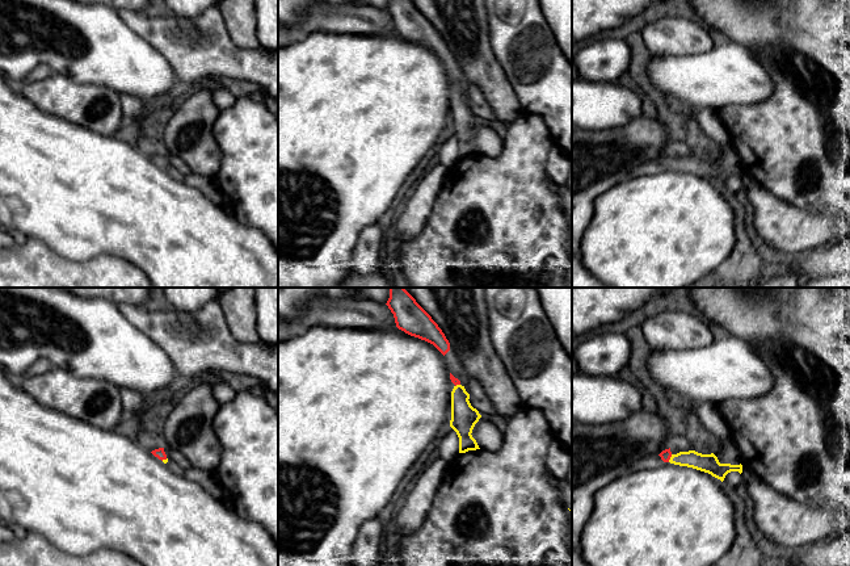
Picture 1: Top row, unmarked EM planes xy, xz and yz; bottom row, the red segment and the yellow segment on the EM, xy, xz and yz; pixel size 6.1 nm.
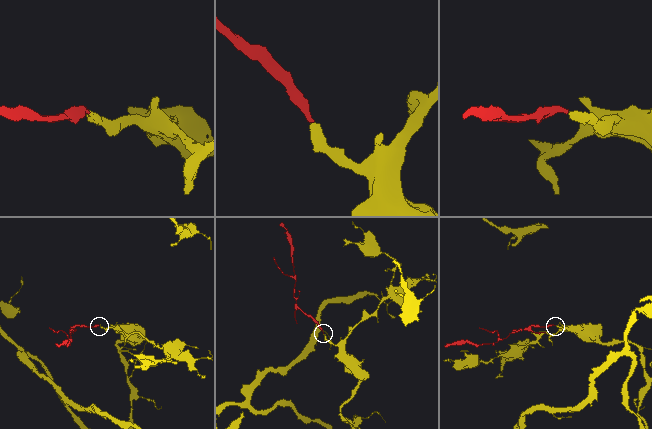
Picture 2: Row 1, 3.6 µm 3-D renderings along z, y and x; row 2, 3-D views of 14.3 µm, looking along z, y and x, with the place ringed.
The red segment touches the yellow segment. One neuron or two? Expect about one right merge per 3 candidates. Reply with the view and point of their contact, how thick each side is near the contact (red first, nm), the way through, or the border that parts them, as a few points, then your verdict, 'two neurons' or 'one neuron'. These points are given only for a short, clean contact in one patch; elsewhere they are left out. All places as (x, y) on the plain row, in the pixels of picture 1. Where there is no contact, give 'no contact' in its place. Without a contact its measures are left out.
meets red in yz at (669, 164); 70 nm thick on the red side, 110 nm on the other; runs through yz (665, 160), (669, 164), (693, 164), (708, 170); one neuron

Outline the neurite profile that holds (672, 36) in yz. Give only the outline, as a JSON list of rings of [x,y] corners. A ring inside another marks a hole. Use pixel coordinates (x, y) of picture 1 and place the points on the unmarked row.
[[[686,12],[649,20],[641,35],[653,56],[697,55],[715,46],[707,28]]]

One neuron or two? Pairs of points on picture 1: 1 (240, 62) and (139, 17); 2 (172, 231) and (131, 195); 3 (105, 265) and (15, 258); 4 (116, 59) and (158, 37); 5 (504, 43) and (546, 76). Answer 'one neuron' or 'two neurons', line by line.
1: one neuron
2: one neuron
3: one neuron
4: two neurons
5: one neuron

